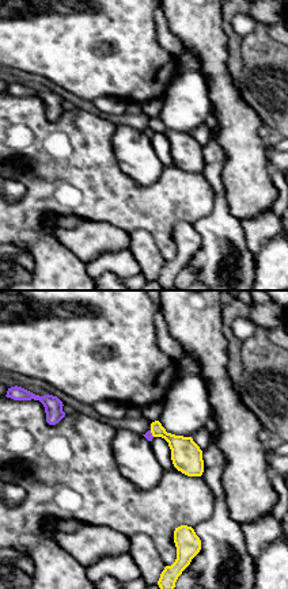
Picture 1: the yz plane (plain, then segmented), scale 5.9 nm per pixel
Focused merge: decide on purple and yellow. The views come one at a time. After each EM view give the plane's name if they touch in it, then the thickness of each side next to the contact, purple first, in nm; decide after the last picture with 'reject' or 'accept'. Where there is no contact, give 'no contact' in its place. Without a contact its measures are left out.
contact in yz; calibres 50 and 180 nm

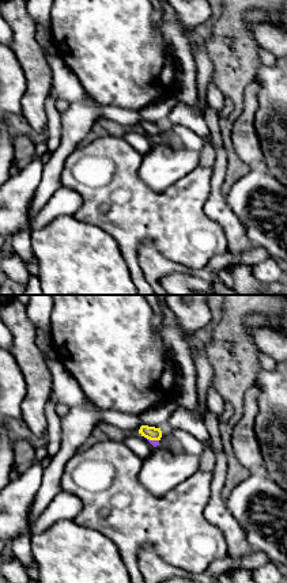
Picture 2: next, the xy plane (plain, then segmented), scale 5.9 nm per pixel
contact in xy; calibres 40 and 80 nm

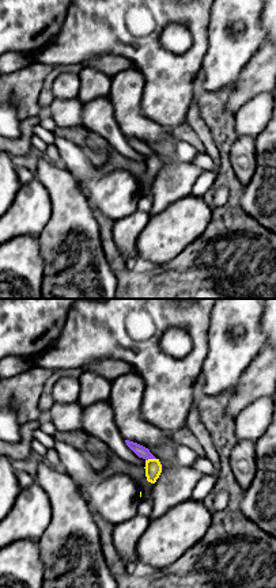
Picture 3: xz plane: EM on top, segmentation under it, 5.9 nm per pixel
contact in xz; calibres 70 and 100 nm

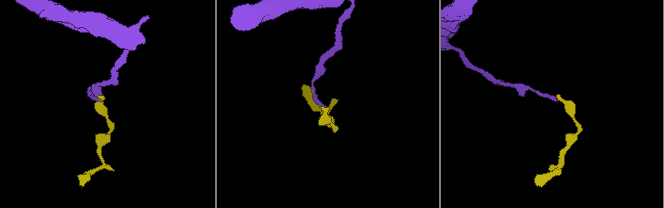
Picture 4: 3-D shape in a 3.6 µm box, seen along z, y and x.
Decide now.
reject

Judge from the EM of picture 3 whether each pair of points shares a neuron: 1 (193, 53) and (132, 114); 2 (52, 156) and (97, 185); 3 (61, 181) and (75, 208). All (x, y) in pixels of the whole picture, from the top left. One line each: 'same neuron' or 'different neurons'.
1: different neurons
2: different neurons
3: same neuron

